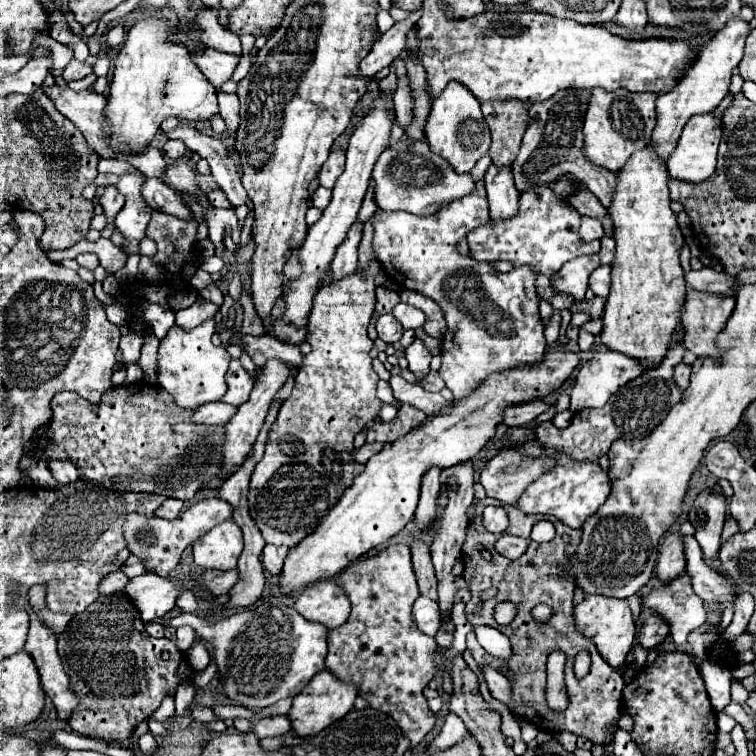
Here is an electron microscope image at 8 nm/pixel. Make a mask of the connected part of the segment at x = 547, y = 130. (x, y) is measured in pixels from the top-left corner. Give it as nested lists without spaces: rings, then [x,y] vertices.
[[[563,90],[563,94],[555,94],[555,98],[537,102],[531,106],[531,114],[535,114],[535,122],[531,122],[531,130],[523,136],[521,150],[511,166],[515,186],[519,192],[525,192],[535,186],[549,186],[553,180],[563,176],[565,172],[571,172],[579,182],[585,182],[585,186],[599,198],[599,202],[607,208],[611,202],[611,186],[615,186],[615,174],[607,172],[603,166],[587,160],[583,154],[583,110],[587,110],[587,94],[585,90]]]

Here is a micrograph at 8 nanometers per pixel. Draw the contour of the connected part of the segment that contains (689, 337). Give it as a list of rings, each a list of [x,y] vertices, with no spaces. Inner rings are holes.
[[[687,290],[687,302],[681,314],[685,348],[693,354],[719,360],[721,350],[715,340],[725,328],[733,308],[735,298],[725,298],[721,294],[695,294],[695,290]]]

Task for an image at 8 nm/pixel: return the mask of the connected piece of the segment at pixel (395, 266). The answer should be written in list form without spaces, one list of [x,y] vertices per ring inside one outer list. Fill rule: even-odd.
[[[483,184],[475,194],[455,200],[431,216],[379,212],[375,218],[373,250],[387,276],[401,288],[429,296],[445,314],[447,332],[439,376],[457,400],[475,392],[491,374],[539,364],[547,348],[535,290],[537,272],[531,266],[521,266],[501,274],[491,262],[477,262],[457,250],[469,230],[487,222],[489,208]]]

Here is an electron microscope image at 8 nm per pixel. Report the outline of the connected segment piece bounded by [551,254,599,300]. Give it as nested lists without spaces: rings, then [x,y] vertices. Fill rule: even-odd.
[[[579,256],[563,264],[561,270],[557,270],[551,280],[553,288],[563,294],[575,296],[575,300],[583,300],[587,292],[587,278],[589,274],[599,266],[599,256]]]

